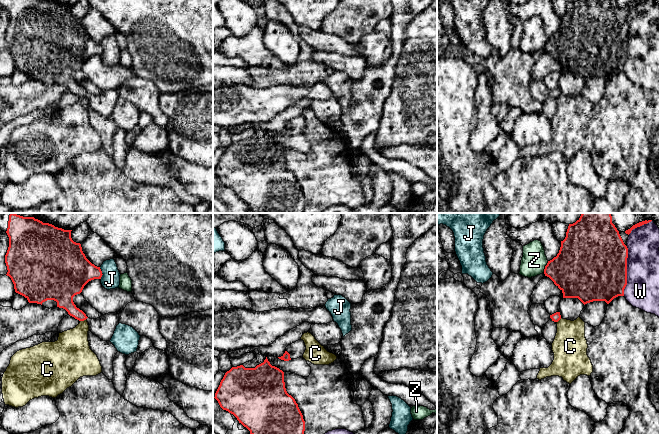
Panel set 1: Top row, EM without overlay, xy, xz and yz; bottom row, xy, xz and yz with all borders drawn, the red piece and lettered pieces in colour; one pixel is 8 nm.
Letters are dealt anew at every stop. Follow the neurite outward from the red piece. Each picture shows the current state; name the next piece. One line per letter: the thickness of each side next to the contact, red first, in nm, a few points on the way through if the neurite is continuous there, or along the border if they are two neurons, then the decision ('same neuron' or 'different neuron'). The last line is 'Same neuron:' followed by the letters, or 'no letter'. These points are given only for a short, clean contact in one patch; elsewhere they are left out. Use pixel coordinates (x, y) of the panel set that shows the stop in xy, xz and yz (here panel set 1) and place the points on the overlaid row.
C: 150 nm thick on the red side, 280 nm on the other; border along xy (85, 319), (80, 321); different neuron
J: 320 nm thick on the red side, 150 nm on the other; border along xy (99, 267), (102, 273), (101, 278); different neuron
W: 500 nm thick on the red side, 280 nm on the other; different neuron
Z: 400 nm thick on the red side, 200 nm on the other; border along yz (548, 261), (543, 271); different neuron
Same neuron: no letter

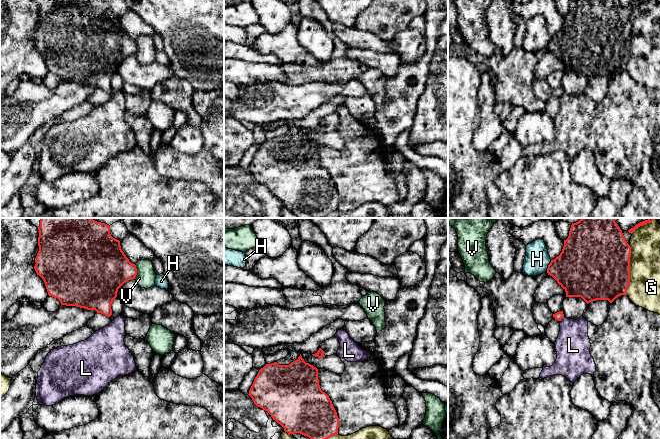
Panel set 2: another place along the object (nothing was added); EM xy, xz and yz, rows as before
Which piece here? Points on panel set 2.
G: 500 nm thick on the red side, 260 nm on the other; different neuron
H: 400 nm thick on the red side, 200 nm on the other; border along yz (551, 260), (546, 270); different neuron
L: 70 nm thick on the red side, 280 nm on the other; border along yz (564, 317), (560, 321); different neuron
V: 380 nm thick on the red side, 160 nm on the other; border along xy (134, 264), (136, 268), (135, 278); different neuron
Same neuron: no letter

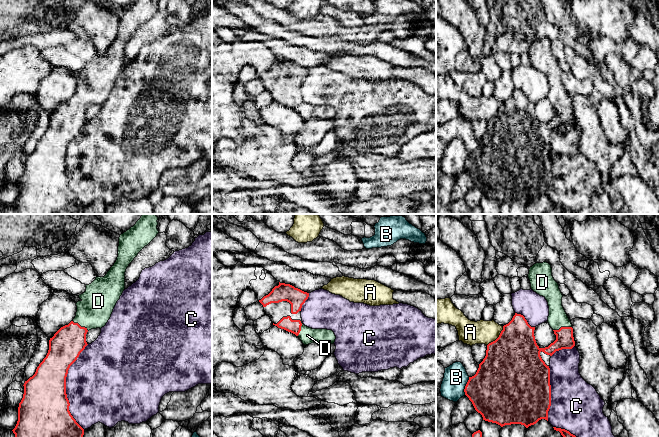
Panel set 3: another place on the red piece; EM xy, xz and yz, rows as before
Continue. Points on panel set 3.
A: 460 nm thick on the red side, 190 nm on the other; different neuron
B: 420 nm thick on the red side, 190 nm on the other; border along yz (469, 377), (464, 394); different neuron
C: 400 nm thick on the red side, 500 nm on the other; different neuron
D: 140 nm thick on the red side, 150 nm on the other; runs through yz (564, 336), (562, 327), (557, 318); same neuron
Same neuron: D

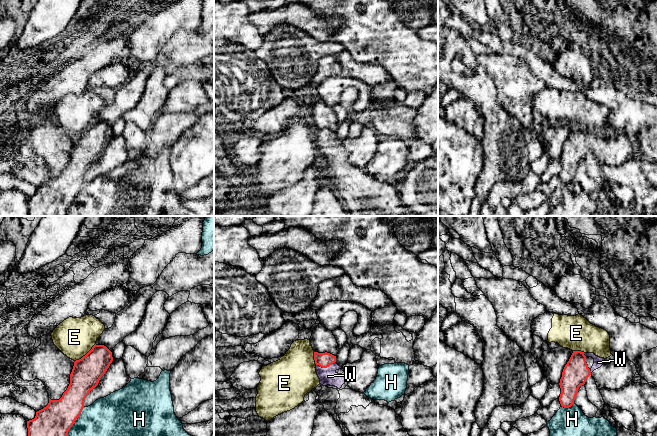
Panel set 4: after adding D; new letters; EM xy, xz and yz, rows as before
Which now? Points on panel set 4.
E: 240 nm thick on the red side, 320 nm on the other; border along xy (95, 343), (84, 355), (75, 361); different neuron
H: 260 nm thick on the red side, 300 nm on the other; different neuron
W: 120 nm thick on the red side, 140 nm on the other; same neuron
Same neuron: W

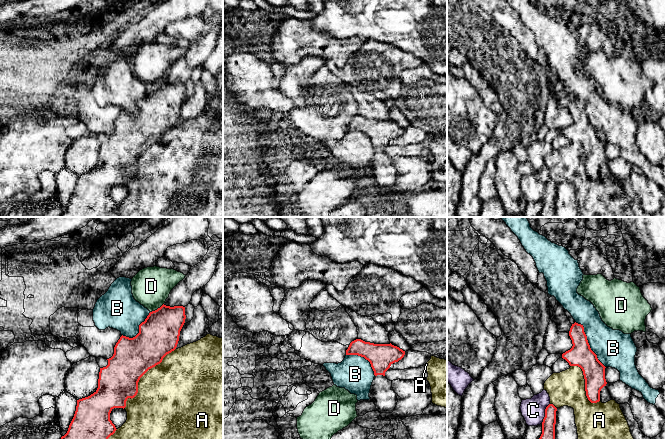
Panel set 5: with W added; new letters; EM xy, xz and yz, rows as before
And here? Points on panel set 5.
A: 320 nm thick on the red side, 480 nm on the other; different neuron
B: 190 nm thick on the red side, 300 nm on the other; different neuron
C: 110 nm thick on the red side, 190 nm on the other; different neuron
D: 320 nm thick on the red side, 320 nm on the other; different neuron
Same neuron: no letter

